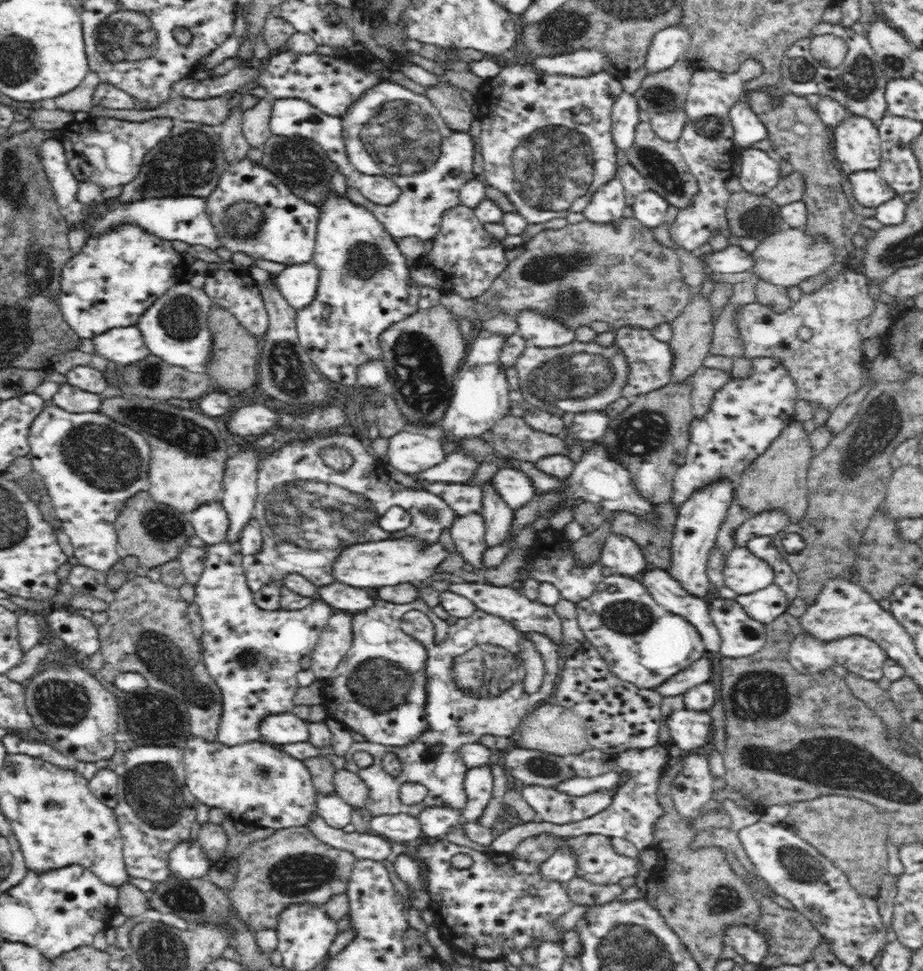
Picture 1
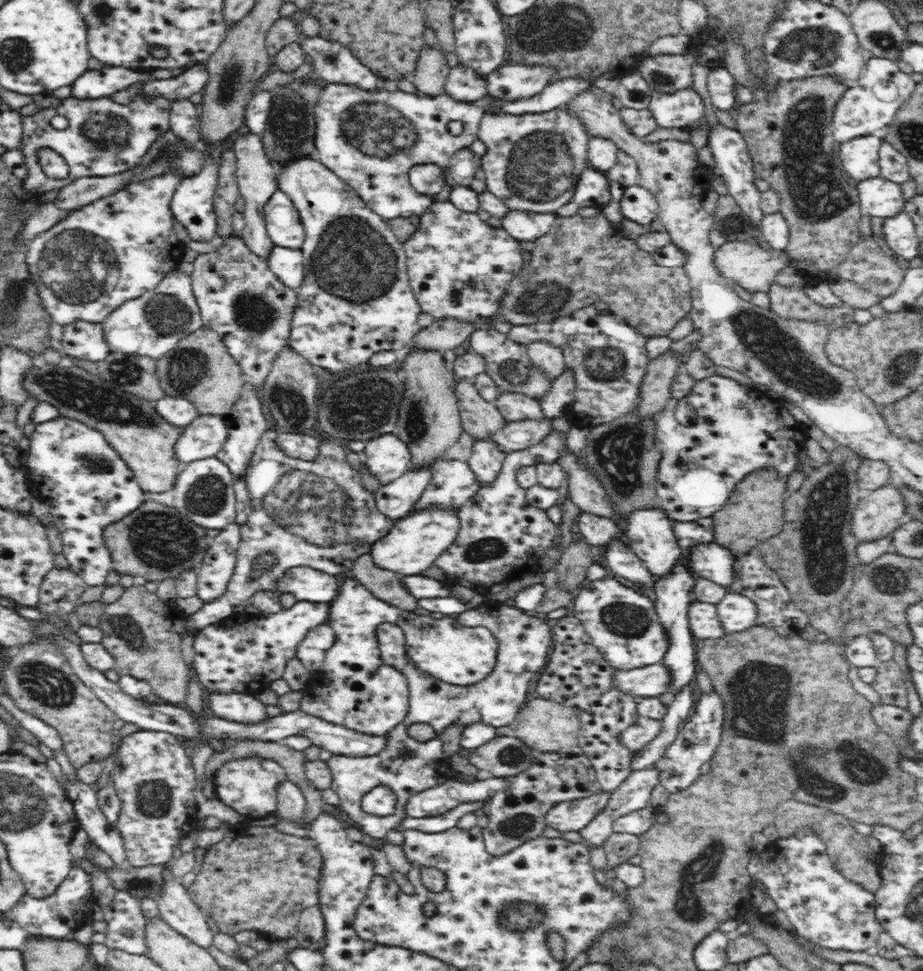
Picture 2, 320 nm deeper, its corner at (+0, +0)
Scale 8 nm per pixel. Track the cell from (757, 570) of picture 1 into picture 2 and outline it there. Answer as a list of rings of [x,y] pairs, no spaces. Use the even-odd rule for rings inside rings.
[[[713,543],[693,549],[688,555],[688,564],[695,574],[702,575],[728,589],[740,578],[740,573],[735,569],[737,558],[732,550]]]

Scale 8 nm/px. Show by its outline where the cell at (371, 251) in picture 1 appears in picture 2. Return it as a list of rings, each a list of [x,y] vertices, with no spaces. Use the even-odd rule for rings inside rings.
[[[304,156],[300,160],[292,160],[292,162],[284,164],[284,166],[280,167],[280,175],[277,182],[278,188],[288,193],[296,209],[298,209],[300,220],[306,233],[305,241],[301,248],[304,257],[305,280],[303,286],[295,290],[296,303],[290,319],[289,345],[296,349],[306,360],[309,360],[311,364],[318,366],[318,368],[324,368],[324,370],[328,370],[332,374],[354,371],[355,368],[366,364],[376,352],[396,351],[406,345],[410,346],[418,331],[422,329],[418,325],[418,316],[422,313],[422,309],[415,292],[409,286],[407,256],[405,255],[403,243],[396,238],[387,221],[368,208],[366,203],[357,195],[357,191],[354,191],[345,180],[336,176],[331,170],[324,168],[324,165],[316,157]]]

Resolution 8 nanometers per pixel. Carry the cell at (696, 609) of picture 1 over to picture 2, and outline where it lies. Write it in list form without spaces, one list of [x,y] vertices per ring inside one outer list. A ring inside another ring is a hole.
[[[624,538],[613,543],[605,553],[606,569],[612,575],[618,575],[624,580],[630,580],[637,588],[654,589],[657,579],[654,573],[644,565],[644,562],[627,546]]]

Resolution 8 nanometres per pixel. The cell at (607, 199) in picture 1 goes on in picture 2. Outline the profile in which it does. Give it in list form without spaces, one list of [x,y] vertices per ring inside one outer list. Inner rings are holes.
[[[589,168],[584,175],[580,176],[579,183],[572,198],[578,208],[596,208],[612,202],[610,181],[604,172]]]

